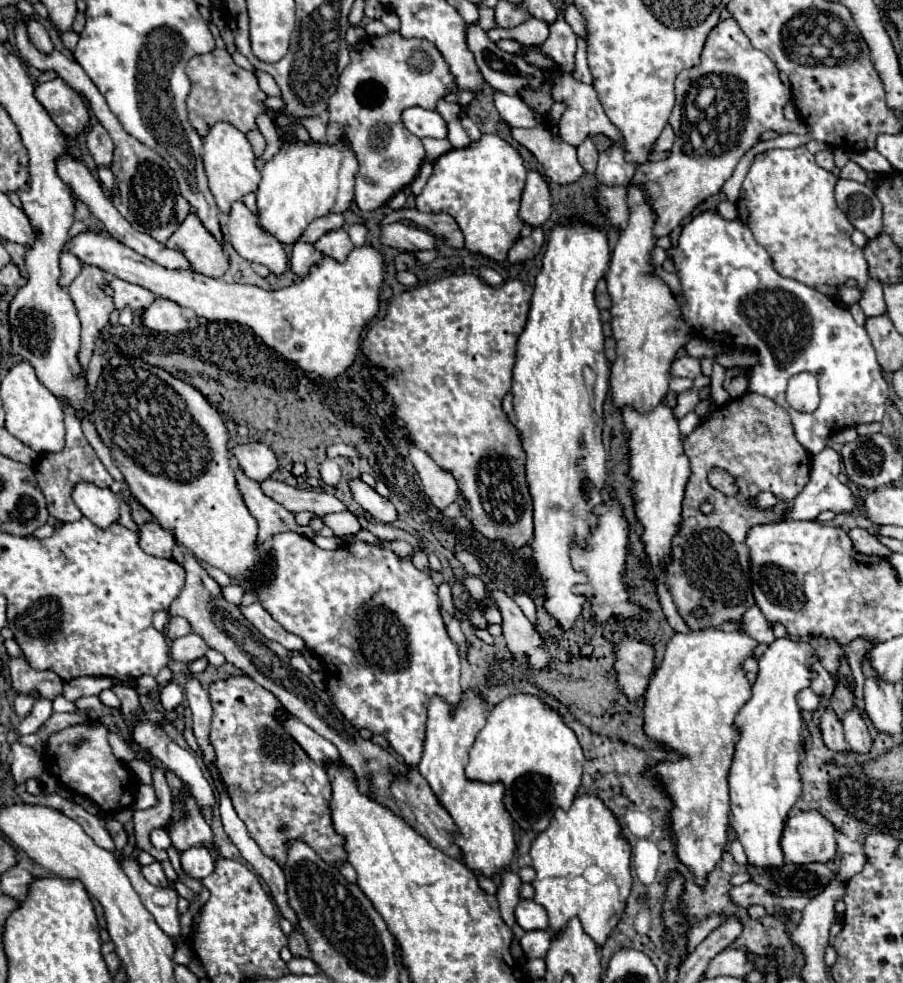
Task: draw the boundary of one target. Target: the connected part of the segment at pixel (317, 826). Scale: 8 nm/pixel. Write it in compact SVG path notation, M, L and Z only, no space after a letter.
M240 674L240 676L228 676L224 680L212 682L210 702L214 708L210 742L216 750L216 766L228 788L236 814L246 824L250 836L256 840L262 852L274 858L280 866L284 866L286 842L296 838L296 840L306 842L330 866L336 866L336 862L346 860L346 852L342 848L344 840L336 834L332 826L332 818L330 818L332 790L330 790L330 780L326 776L326 770L318 766L314 760L308 760L308 754L284 732L282 724L274 716L276 710L280 708L280 702L276 700L276 696L272 696L252 678Z

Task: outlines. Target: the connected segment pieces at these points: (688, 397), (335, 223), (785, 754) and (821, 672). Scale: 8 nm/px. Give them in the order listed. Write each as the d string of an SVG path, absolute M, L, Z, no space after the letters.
M706 388L700 390L700 392L688 390L688 392L684 392L684 394L678 394L678 402L676 402L676 406L672 408L676 420L680 420L680 418L684 418L688 412L692 412L694 406L696 406L696 402L702 400L702 398L706 398L708 394L710 394L710 390L706 390Z
M328 214L328 216L322 216L318 220L314 220L308 228L308 232L304 232L302 240L308 242L308 244L314 244L320 236L336 230L336 228L342 228L344 226L344 214Z
M788 638L774 640L764 656L758 660L758 678L752 684L752 698L744 704L744 708L736 714L734 726L738 730L736 752L732 758L728 788L730 788L730 812L732 812L732 828L742 842L748 862L762 868L778 868L782 866L782 850L780 836L784 828L784 820L790 814L790 808L802 794L802 780L798 774L800 754L802 754L802 714L796 704L796 694L802 688L808 688L810 678L814 676L810 664L816 662L814 648L808 642L792 642Z
M816 662L816 676L812 678L810 690L820 696L828 696L834 692L834 680L832 680L830 672L824 666L820 666L820 662Z

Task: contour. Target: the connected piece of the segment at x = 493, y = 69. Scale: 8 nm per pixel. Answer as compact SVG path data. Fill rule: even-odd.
M474 22L474 24L466 24L466 44L468 44L468 50L474 54L474 60L476 60L476 66L478 70L482 72L484 80L494 88L494 90L500 90L500 92L506 92L506 94L518 94L518 90L522 86L538 86L544 82L544 72L526 64L522 58L514 56L514 54L508 54L508 52L502 52L488 36L486 32L482 30L480 22Z

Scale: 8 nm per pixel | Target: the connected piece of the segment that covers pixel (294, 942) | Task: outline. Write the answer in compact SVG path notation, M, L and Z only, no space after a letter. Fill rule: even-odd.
M294 930L294 932L290 934L290 938L288 938L288 948L290 948L290 952L292 952L294 958L310 958L308 944L306 944L306 940L304 940L304 936L302 936L300 930Z

